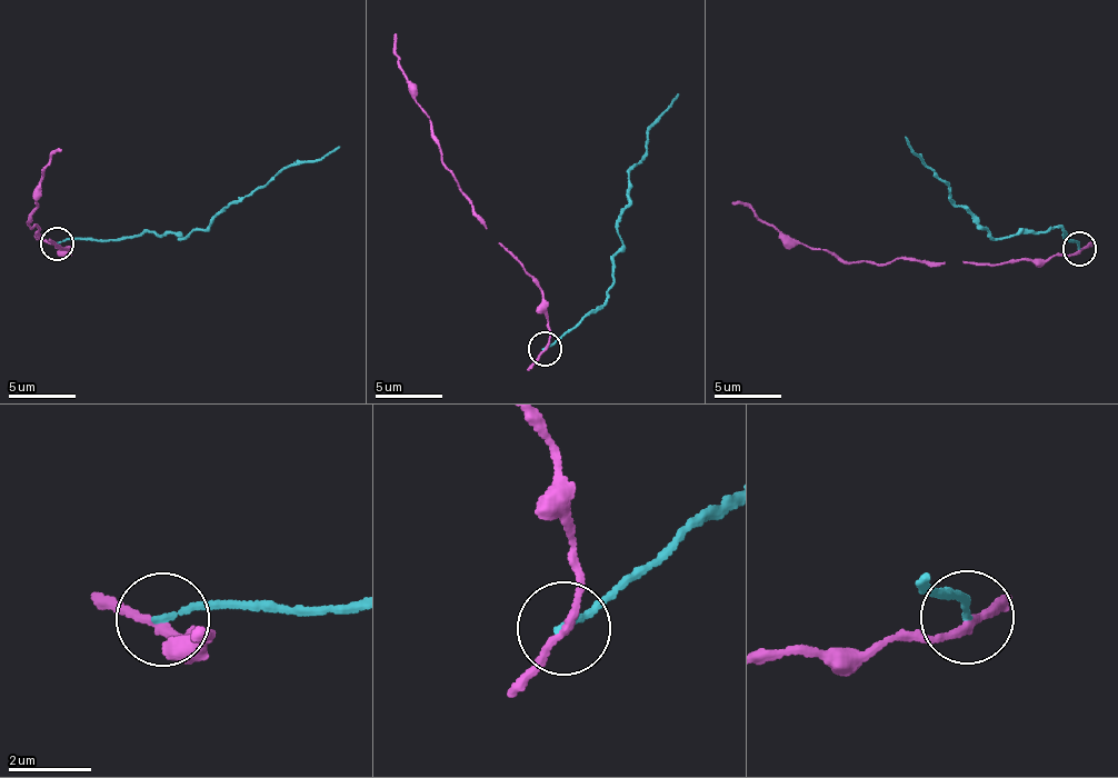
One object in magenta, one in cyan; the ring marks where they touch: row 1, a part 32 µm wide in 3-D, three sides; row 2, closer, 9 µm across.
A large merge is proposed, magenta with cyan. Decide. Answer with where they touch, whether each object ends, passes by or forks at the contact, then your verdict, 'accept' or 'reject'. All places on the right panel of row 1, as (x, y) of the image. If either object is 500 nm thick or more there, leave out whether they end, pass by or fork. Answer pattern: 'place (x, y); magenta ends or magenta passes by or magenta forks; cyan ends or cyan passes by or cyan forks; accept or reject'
place (1079, 248); magenta passes by; cyan ends; reject

